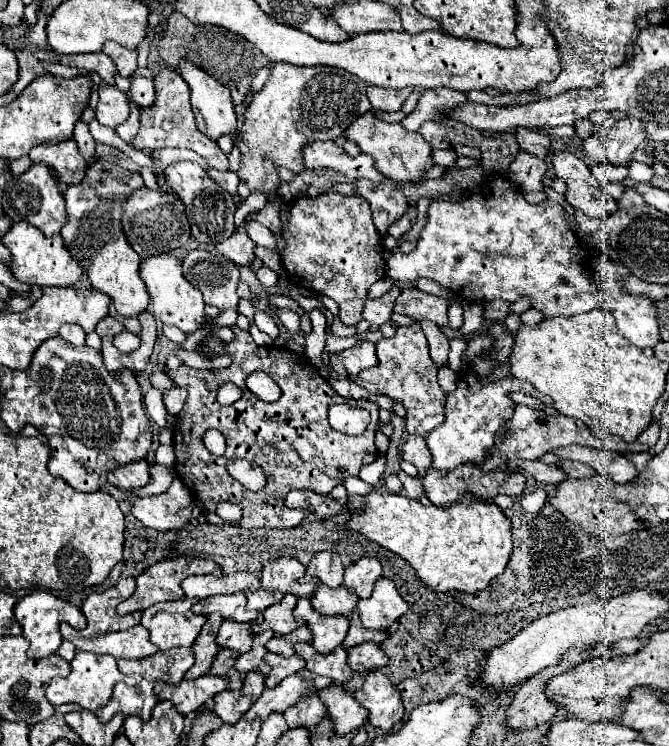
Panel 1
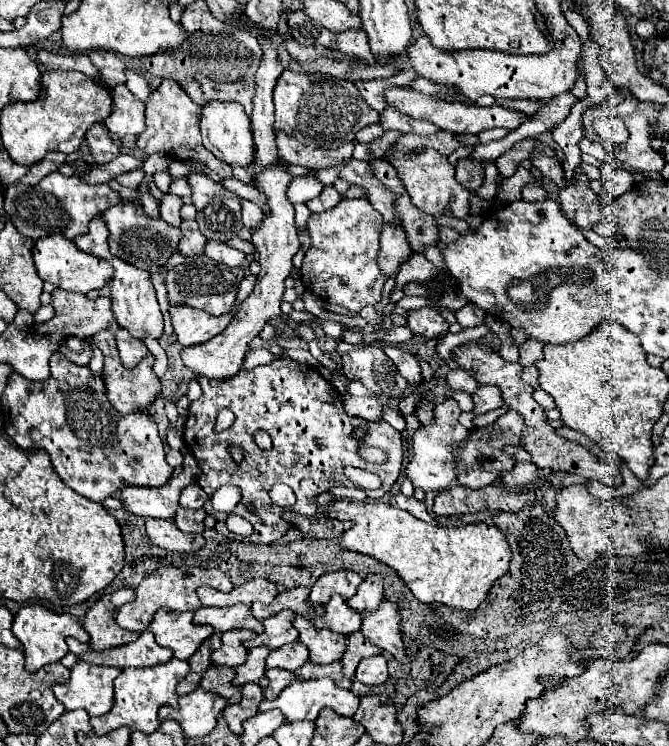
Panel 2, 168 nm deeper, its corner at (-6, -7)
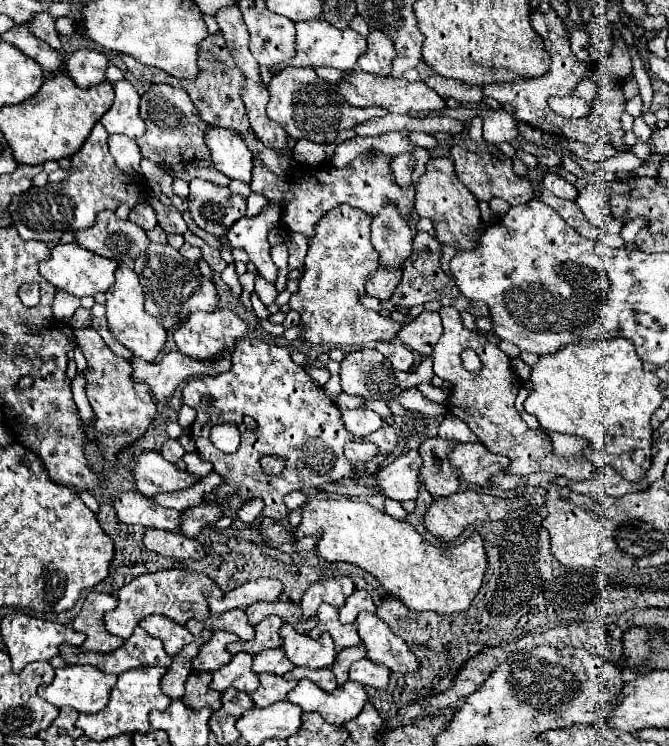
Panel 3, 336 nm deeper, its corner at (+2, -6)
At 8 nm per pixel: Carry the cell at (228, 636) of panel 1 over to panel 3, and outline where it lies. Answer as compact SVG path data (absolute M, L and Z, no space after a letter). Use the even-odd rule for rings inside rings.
M222 630L214 632L212 640L206 642L200 648L198 656L192 660L192 670L196 670L196 672L214 672L214 670L222 668L224 664L228 664L232 656L226 652L226 646L230 642L236 642L236 640L238 640L238 636L234 636L234 634L228 634L228 632L222 632Z

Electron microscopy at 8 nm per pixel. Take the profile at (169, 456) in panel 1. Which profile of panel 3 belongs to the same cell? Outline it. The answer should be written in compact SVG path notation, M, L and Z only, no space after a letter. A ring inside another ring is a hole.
M168 440L164 446L162 446L162 452L160 452L168 462L178 462L184 454L186 454L186 450L178 444L178 440Z

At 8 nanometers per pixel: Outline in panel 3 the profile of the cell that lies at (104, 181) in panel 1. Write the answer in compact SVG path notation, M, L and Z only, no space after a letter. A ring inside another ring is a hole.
M120 266L116 270L116 282L106 292L106 318L108 318L108 328L114 334L114 338L120 344L124 344L128 350L132 350L134 356L138 356L146 362L154 362L166 344L166 330L158 324L158 320L154 316L144 312L142 288L138 284L136 272L130 268Z

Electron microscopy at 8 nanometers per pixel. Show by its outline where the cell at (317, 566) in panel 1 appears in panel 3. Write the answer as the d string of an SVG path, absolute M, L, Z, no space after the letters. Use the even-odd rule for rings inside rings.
M346 576L342 578L326 578L326 580L320 580L316 584L312 584L306 594L302 596L302 602L300 602L300 608L302 608L302 618L308 620L310 616L316 614L318 606L320 604L330 604L334 608L342 608L346 598L354 592L354 582Z

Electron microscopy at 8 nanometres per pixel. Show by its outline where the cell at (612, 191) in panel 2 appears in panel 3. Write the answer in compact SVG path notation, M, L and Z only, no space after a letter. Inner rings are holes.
M588 184L584 190L580 190L576 204L586 216L586 220L598 228L604 228L606 218L610 216L610 206L608 206L608 196L610 192L606 190L606 184Z

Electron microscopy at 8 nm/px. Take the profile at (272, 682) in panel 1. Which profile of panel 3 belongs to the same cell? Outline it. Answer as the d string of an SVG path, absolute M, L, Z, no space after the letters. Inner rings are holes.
M262 674L258 676L260 678L260 686L258 690L250 696L254 700L254 706L256 708L266 708L274 702L280 702L286 698L286 694L290 690L294 690L294 686L298 684L296 680L286 680L286 678L280 678L280 676L274 676L274 674Z

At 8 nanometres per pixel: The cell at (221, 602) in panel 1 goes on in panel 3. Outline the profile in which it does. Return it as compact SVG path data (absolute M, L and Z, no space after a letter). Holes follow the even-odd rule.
M234 610L234 612L224 612L224 614L212 614L208 622L194 622L188 620L186 628L192 634L200 634L202 630L224 630L224 632L232 632L236 634L240 640L252 640L254 638L254 628L248 624L244 610Z

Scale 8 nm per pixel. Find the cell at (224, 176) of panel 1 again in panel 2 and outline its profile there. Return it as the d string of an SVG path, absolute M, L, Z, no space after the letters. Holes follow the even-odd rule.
M240 199L240 203L242 203L242 221L244 221L244 225L254 229L254 225L258 225L258 217L262 217L262 209L256 203L248 201L248 199Z

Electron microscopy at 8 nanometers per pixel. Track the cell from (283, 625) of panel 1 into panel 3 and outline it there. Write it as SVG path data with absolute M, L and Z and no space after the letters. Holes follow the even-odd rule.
M268 616L266 620L262 620L260 624L256 624L256 636L254 640L250 642L244 642L244 640L238 640L238 642L232 642L226 646L226 650L234 656L238 652L248 652L248 654L258 654L262 650L268 650L268 648L280 648L282 646L282 640L278 636L278 628L282 626L282 620L278 620L276 616Z

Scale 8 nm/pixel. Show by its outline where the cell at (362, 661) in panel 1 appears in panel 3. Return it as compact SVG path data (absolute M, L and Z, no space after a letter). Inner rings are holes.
M368 658L354 662L350 668L350 680L360 682L364 686L372 686L372 688L386 688L388 676L390 676L390 670L386 666L374 664Z

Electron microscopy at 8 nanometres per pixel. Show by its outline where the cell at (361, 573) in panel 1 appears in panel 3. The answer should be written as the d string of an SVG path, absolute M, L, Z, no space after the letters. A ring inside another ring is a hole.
M356 590L340 608L340 622L342 624L352 624L360 612L376 612L376 606L372 602L372 596L366 590Z

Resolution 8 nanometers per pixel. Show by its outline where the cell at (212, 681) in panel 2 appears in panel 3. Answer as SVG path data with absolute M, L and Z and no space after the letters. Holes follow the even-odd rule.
M190 672L188 680L186 680L186 694L184 694L182 702L192 710L200 710L204 706L208 706L212 710L222 708L220 694L210 690L210 674L208 672Z

